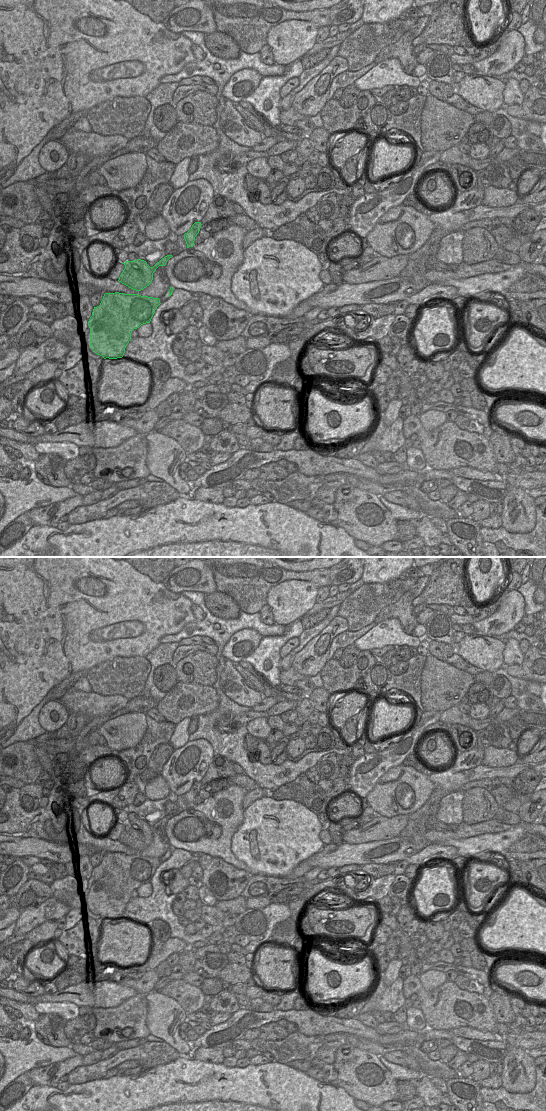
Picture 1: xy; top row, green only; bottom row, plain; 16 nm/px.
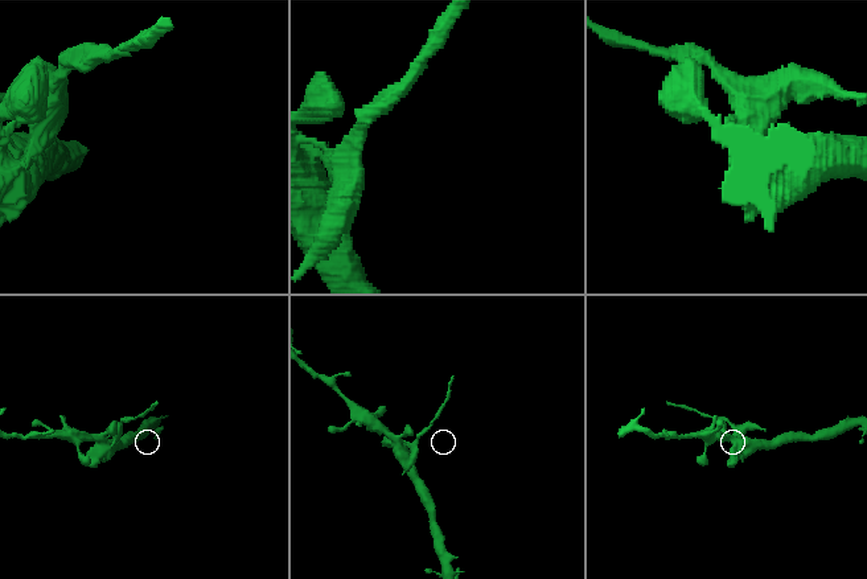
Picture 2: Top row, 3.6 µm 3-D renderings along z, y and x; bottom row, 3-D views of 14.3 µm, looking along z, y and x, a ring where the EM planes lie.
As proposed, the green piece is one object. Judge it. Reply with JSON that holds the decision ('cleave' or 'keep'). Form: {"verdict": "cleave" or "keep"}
{"verdict": "keep"}

